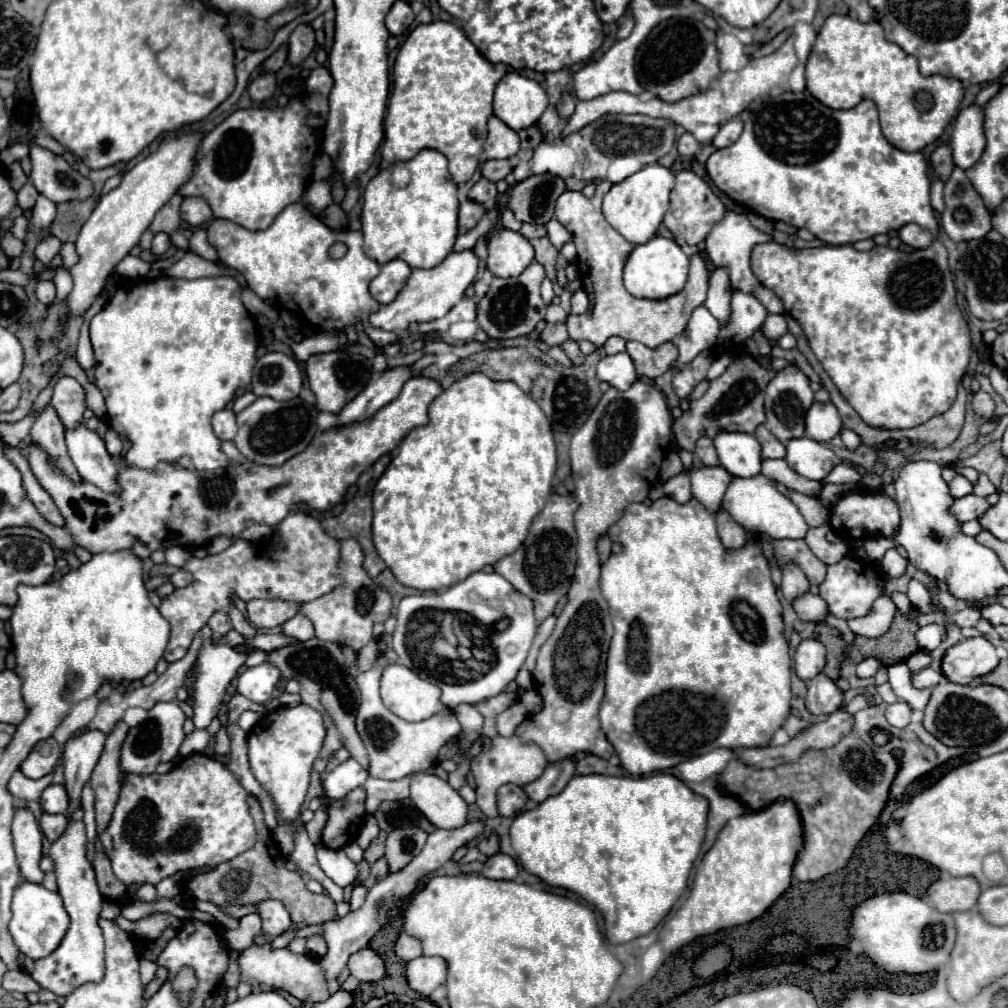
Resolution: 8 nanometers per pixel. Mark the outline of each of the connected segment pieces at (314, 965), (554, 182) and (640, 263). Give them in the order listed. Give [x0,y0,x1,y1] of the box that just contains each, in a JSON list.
[[239,940,329,1002],[509,174,565,224],[623,236,689,298]]

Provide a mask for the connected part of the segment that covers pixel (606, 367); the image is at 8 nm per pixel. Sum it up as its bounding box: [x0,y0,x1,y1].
[597,352,637,390]

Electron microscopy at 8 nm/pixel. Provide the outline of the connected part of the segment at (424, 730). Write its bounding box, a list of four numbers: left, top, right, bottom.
[355,638,461,780]

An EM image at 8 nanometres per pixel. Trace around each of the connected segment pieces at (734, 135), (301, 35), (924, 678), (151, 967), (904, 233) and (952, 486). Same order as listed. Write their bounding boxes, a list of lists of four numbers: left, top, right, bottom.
[[713,118,743,148],[287,24,315,66],[913,668,943,688],[141,960,157,984],[899,224,933,248],[949,476,973,498]]

